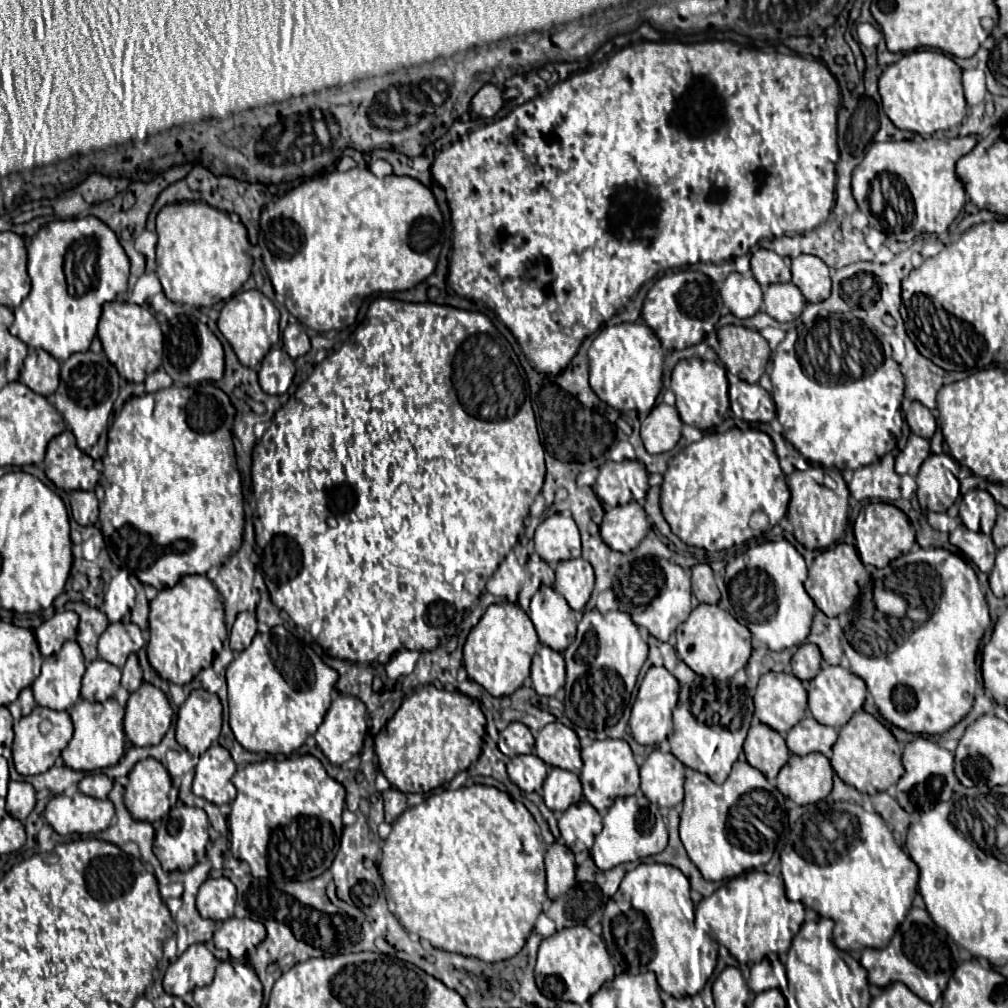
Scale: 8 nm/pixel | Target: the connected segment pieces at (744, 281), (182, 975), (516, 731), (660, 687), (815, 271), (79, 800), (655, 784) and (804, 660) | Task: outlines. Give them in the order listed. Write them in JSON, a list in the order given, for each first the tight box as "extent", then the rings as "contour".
[{"extent":[721,272,763,320],"contour":[[[737,272],[729,274],[723,282],[721,298],[731,314],[741,320],[755,316],[763,306],[763,292],[755,278],[747,278]]]},{"extent":[163,944,215,998],"contour":[[[203,944],[189,946],[173,964],[169,964],[163,978],[163,988],[167,994],[183,998],[197,986],[209,986],[215,966],[215,956],[207,952]]]},{"extent":[501,722,535,754],"contour":[[[511,722],[503,732],[501,736],[505,738],[507,746],[515,752],[515,754],[531,754],[533,752],[533,746],[535,746],[535,740],[533,740],[533,734],[527,726],[523,726],[521,722]]]},{"extent":[629,666,679,744],"contour":[[[651,666],[647,670],[647,674],[639,686],[639,694],[637,694],[637,700],[633,704],[629,718],[629,729],[639,744],[661,744],[667,738],[667,734],[673,728],[671,710],[677,704],[677,694],[679,694],[679,682],[673,674],[669,674],[663,666],[661,668]]]},{"extent":[791,254,831,302],"contour":[[[799,254],[791,264],[793,284],[799,286],[807,302],[823,302],[831,292],[829,268],[823,260],[809,254]]]},{"extent":[43,792,115,834],"contour":[[[75,792],[73,796],[55,796],[43,812],[43,818],[59,834],[103,832],[111,824],[113,816],[115,806],[111,800],[97,800],[81,792]]]},{"extent":[641,750,685,806],"contour":[[[653,750],[641,766],[641,790],[657,806],[677,806],[684,799],[685,766],[661,750]]]},{"extent":[791,644,821,680],"contour":[[[803,644],[797,648],[797,652],[791,658],[793,674],[799,680],[811,680],[821,670],[821,652],[815,644]]]}]

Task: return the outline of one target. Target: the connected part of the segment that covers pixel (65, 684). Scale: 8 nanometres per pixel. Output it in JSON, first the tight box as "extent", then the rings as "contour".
{"extent":[31,640,83,710],"contour":[[[67,640],[57,654],[45,658],[41,674],[31,684],[35,702],[51,710],[69,710],[79,700],[83,674],[83,652],[75,640]]]}

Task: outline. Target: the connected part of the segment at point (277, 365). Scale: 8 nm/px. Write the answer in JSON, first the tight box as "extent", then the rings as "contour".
{"extent":[259,346,295,395],"contour":[[[279,346],[263,358],[259,370],[259,384],[270,395],[282,395],[291,386],[295,375],[294,361]]]}

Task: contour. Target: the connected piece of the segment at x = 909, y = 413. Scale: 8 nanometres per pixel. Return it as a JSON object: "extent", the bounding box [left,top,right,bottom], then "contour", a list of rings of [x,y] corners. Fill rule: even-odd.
{"extent":[905,402,937,438],"contour":[[[911,402],[905,410],[905,418],[907,418],[911,432],[919,434],[921,438],[931,438],[937,428],[937,422],[931,410],[927,410],[927,406],[923,406],[921,402]]]}

